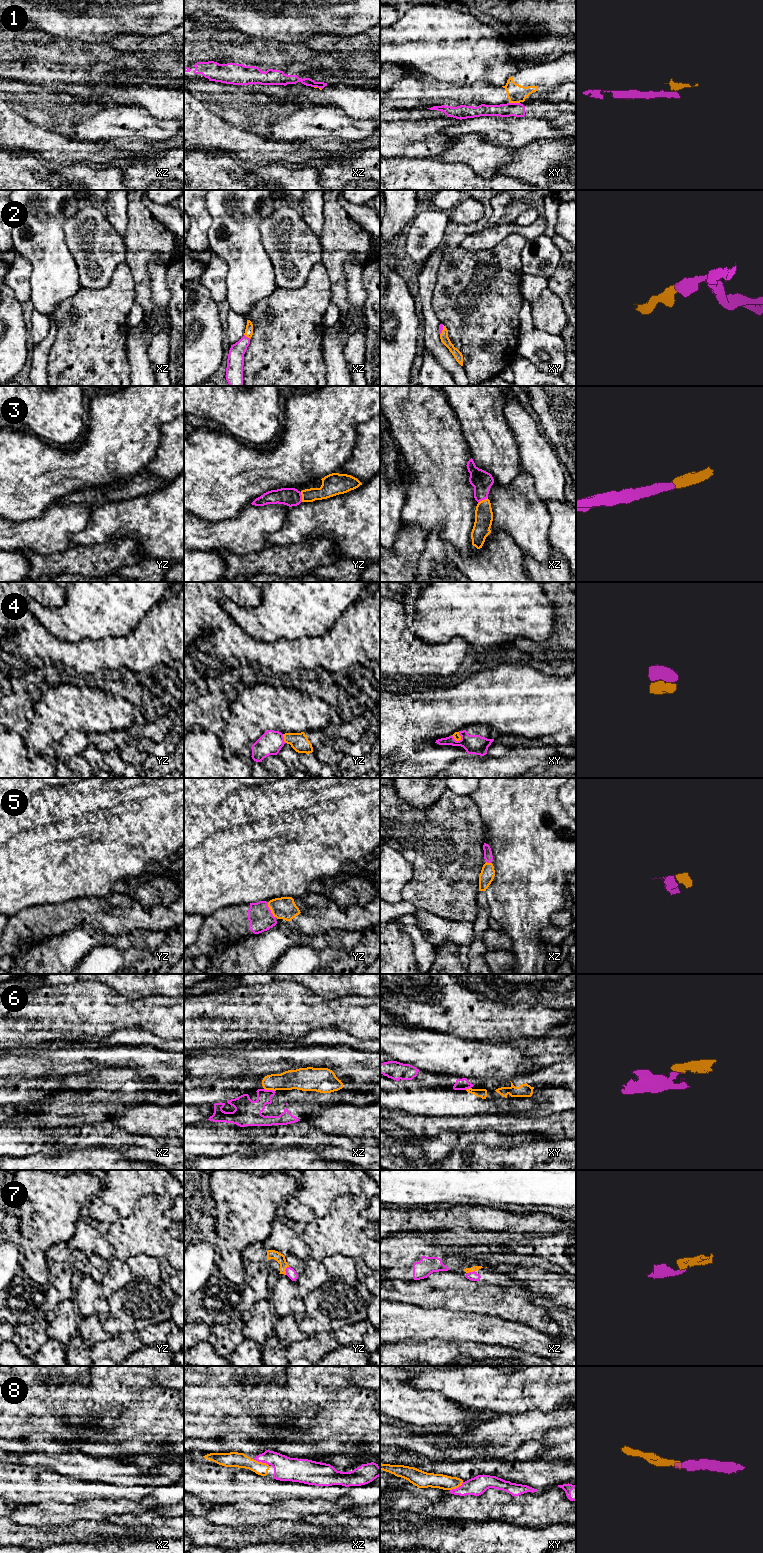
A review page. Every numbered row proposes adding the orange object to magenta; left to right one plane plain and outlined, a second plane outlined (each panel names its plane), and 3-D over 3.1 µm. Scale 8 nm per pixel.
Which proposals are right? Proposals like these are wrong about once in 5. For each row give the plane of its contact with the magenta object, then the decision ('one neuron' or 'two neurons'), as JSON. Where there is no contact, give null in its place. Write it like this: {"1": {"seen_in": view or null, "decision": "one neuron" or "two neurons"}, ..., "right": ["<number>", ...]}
{"1": {"seen_in": "xy", "decision": "two neurons"}, "2": {"seen_in": "xz", "decision": "one neuron"}, "3": {"seen_in": "yz", "decision": "one neuron"}, "4": {"seen_in": "yz", "decision": "one neuron"}, "5": {"seen_in": "yz", "decision": "one neuron"}, "6": {"seen_in": "xz", "decision": "one neuron"}, "7": {"seen_in": "yz", "decision": "one neuron"}, "8": {"seen_in": "xy", "decision": "one neuron"}, "right": ["2", "3", "4", "5", "6", "7", "8"]}

